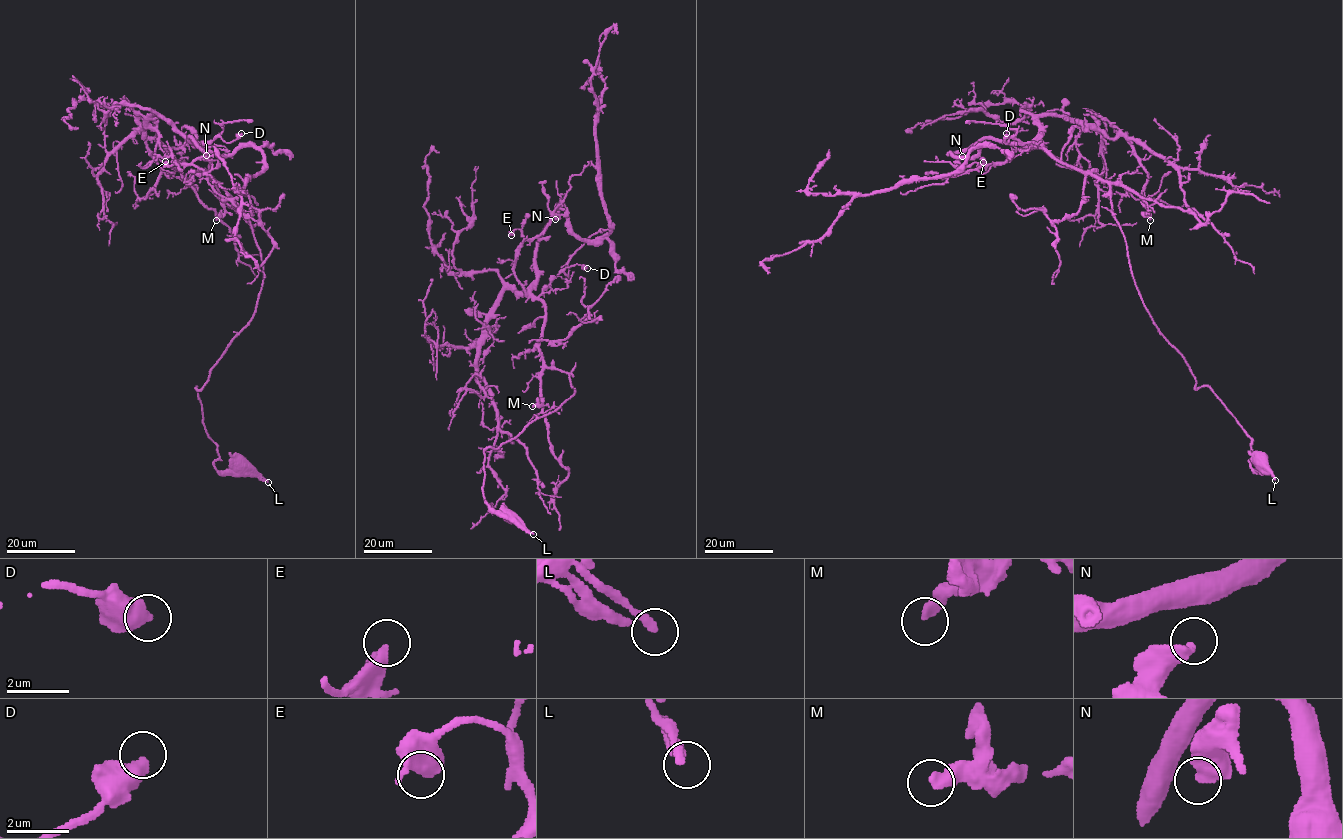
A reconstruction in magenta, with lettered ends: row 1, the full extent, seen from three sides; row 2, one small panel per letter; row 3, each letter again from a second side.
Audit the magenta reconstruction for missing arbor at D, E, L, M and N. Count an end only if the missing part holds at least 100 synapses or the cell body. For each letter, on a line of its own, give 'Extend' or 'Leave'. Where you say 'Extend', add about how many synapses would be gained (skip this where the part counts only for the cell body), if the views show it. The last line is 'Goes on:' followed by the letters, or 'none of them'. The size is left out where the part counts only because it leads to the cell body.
D: Leave
E: Leave
L: Leave
M: Extend. Roughly 120 synapses
N: Leave
Goes on: M

